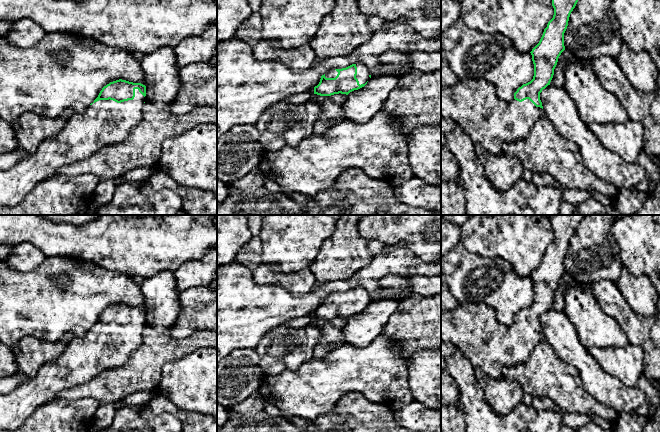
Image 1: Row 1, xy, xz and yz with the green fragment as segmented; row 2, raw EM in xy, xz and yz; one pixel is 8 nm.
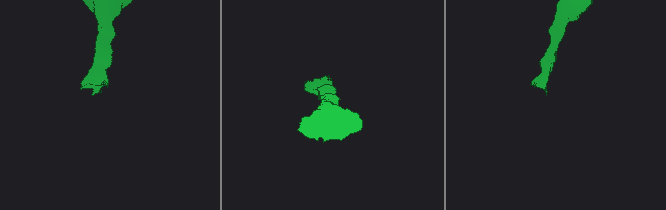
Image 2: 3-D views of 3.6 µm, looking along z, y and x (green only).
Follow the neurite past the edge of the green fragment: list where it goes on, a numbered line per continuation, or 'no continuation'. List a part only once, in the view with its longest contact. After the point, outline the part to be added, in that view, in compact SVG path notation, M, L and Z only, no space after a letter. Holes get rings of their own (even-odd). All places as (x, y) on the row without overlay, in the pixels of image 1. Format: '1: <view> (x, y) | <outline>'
1: xy (105, 346) | M135 313L133 324L117 327L99 324L82 337L75 337L56 360L42 365L37 374L8 394L0 394L0 429L16 430L41 405L51 402L63 390L90 381L101 372L124 364L143 343L145 321Z

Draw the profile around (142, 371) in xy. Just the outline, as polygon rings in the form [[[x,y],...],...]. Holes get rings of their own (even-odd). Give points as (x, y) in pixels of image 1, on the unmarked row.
[[[145,325],[143,330],[143,343],[132,353],[131,357],[117,368],[101,372],[99,375],[83,384],[65,389],[58,393],[55,399],[77,400],[91,398],[100,404],[117,402],[138,391],[158,391],[162,367],[173,360],[178,360],[201,348],[217,349],[217,331],[196,330],[185,338],[173,338],[171,327],[154,327]]]

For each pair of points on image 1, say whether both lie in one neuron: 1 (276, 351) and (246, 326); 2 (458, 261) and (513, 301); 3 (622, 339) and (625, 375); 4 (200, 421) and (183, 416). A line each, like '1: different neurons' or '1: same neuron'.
1: different neurons
2: same neuron
3: different neurons
4: same neuron

